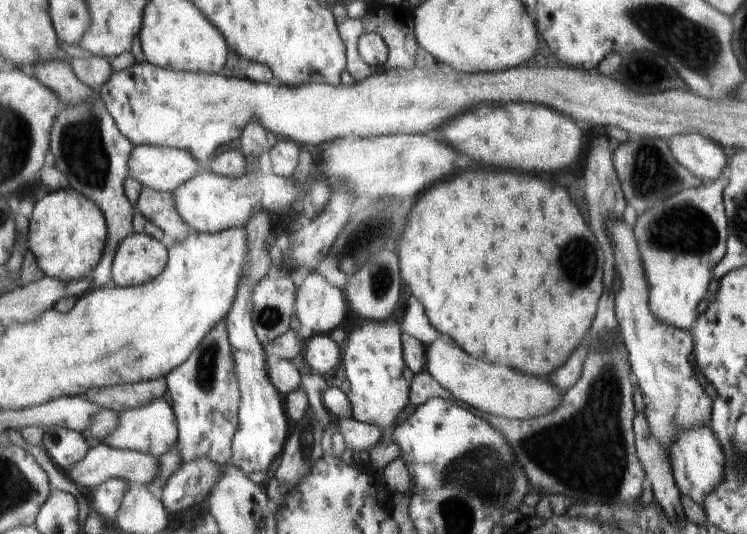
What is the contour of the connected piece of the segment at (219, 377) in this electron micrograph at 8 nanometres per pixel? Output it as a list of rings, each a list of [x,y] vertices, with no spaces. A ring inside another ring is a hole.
[[[222,320],[216,325],[195,348],[195,352],[182,365],[171,370],[165,380],[178,419],[178,442],[183,462],[206,457],[220,466],[230,460],[241,394],[227,335],[227,322]]]

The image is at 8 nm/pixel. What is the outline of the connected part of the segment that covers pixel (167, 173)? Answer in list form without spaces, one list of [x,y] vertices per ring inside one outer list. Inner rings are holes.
[[[134,145],[129,168],[130,176],[142,186],[173,193],[198,174],[198,160],[176,147]]]

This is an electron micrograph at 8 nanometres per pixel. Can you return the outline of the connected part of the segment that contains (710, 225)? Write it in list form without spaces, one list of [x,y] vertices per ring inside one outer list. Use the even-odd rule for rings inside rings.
[[[728,166],[720,178],[696,189],[676,193],[648,214],[636,220],[636,238],[644,262],[648,284],[651,287],[650,309],[657,319],[670,326],[690,332],[698,320],[696,306],[708,292],[713,268],[726,254],[727,214],[722,202],[722,190],[729,179]]]

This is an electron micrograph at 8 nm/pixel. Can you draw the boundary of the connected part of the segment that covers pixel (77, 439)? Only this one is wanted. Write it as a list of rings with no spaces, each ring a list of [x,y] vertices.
[[[54,425],[45,428],[43,446],[54,464],[64,473],[87,456],[91,445],[78,431]]]

